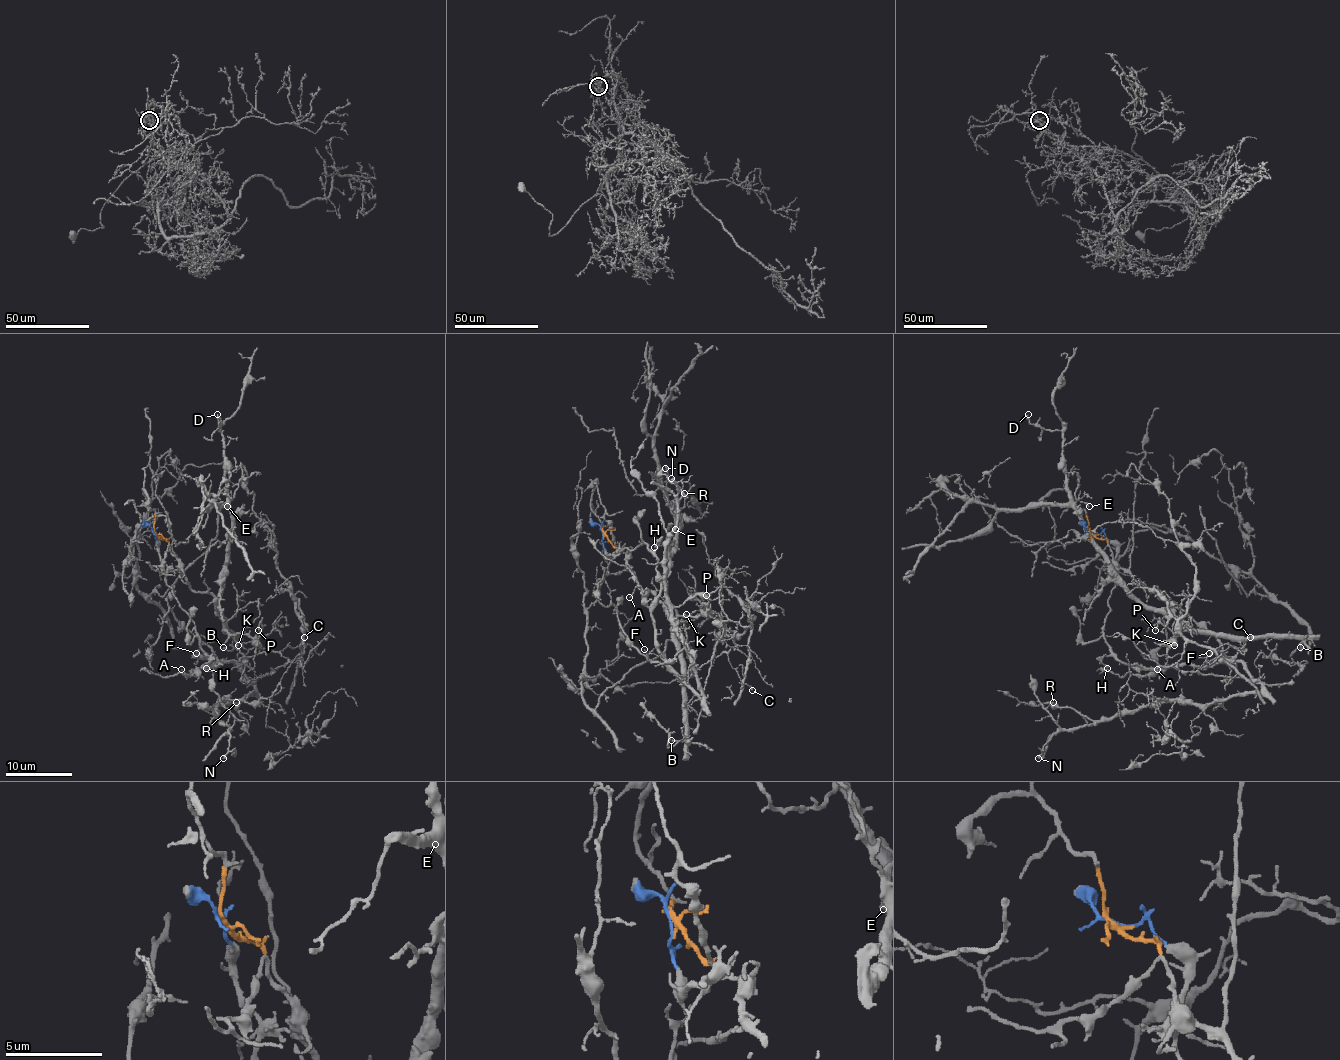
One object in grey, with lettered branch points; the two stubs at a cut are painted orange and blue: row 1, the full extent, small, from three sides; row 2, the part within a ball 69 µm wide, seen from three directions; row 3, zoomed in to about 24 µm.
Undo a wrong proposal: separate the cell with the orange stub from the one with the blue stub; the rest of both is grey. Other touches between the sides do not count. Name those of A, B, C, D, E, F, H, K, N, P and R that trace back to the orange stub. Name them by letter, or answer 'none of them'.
B, C, D, E, K, P

